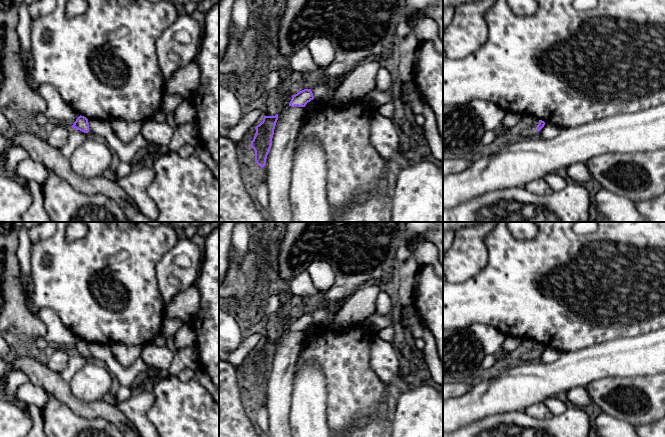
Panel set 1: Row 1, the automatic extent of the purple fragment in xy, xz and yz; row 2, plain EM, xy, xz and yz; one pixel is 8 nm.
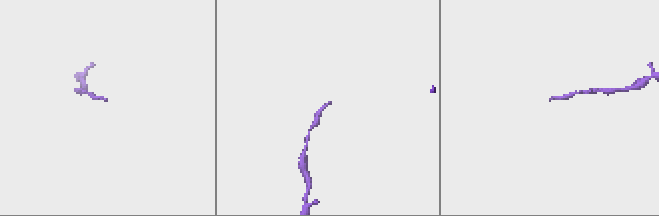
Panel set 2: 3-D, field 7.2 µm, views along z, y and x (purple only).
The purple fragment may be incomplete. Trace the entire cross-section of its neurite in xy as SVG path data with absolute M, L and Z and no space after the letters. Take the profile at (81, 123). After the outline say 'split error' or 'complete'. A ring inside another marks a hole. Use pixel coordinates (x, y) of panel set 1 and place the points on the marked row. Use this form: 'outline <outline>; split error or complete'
outline M80 115L71 127L76 128L84 133L88 133L89 132L88 119Z; complete

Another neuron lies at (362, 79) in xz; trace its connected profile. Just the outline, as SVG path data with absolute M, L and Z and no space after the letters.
M379 58L357 65L334 90L329 101L332 106L347 106L359 101L377 86L377 73L385 64Z

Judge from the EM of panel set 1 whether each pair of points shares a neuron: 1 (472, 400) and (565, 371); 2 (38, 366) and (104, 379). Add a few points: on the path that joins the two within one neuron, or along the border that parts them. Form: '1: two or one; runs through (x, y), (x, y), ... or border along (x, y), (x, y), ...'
1: one; runs through (495, 396), (514, 389), (521, 384), (542, 381)
2: two; border along (67, 381), (71, 391), (81, 401)

